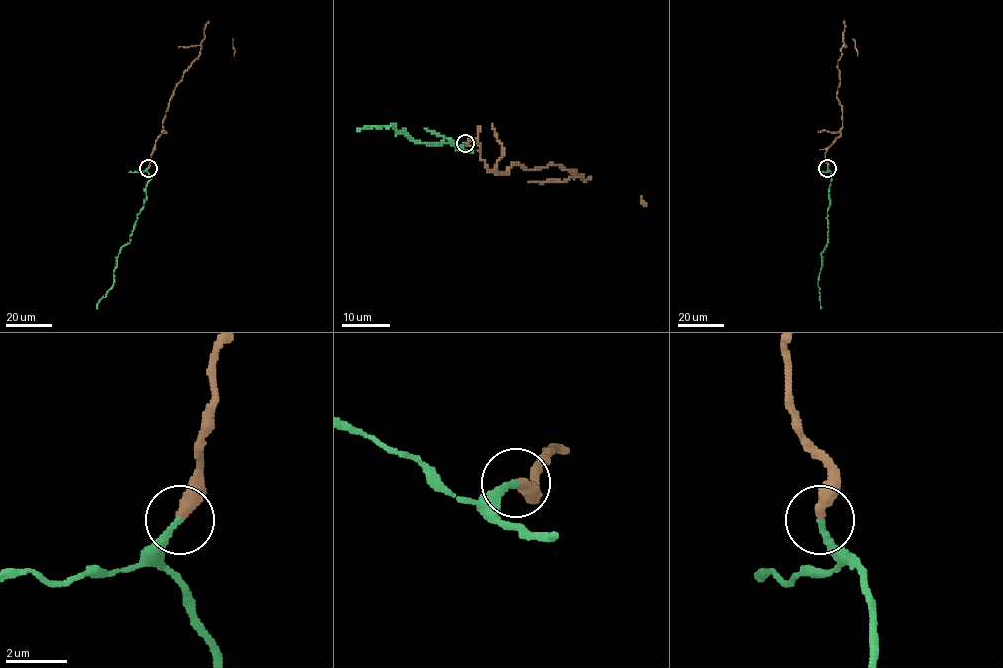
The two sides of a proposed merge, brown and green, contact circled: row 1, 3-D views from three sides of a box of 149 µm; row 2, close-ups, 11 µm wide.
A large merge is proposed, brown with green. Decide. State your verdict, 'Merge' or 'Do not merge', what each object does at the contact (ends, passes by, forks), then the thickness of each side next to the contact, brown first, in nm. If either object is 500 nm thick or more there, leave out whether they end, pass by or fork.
Merge. At the ring brown ends. At the ring green ends. Thickness 440 nm (brown) against 220 nm

